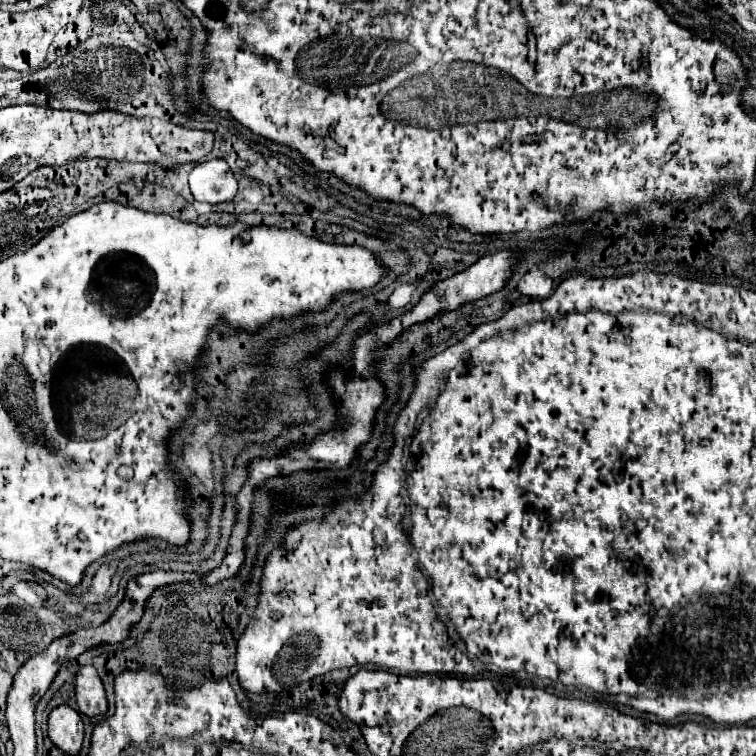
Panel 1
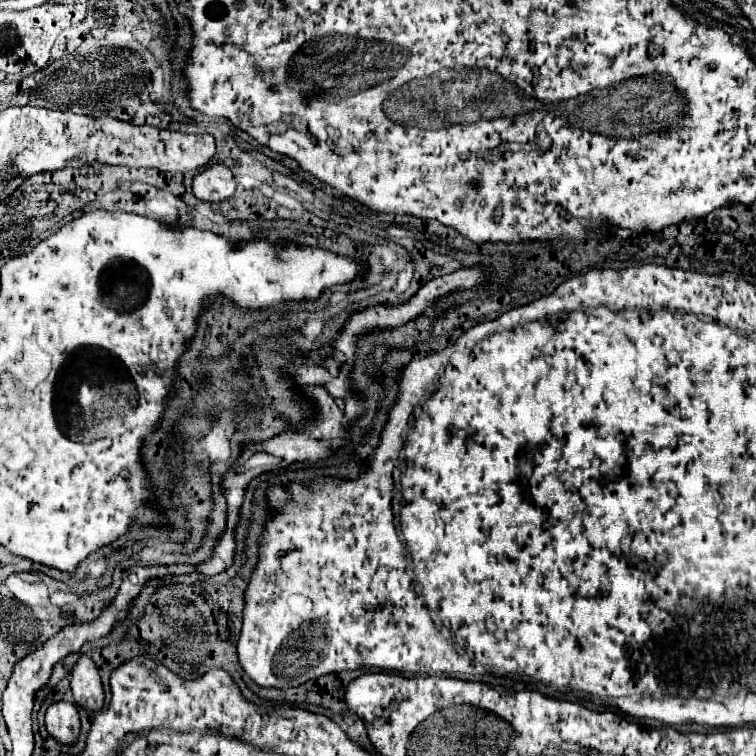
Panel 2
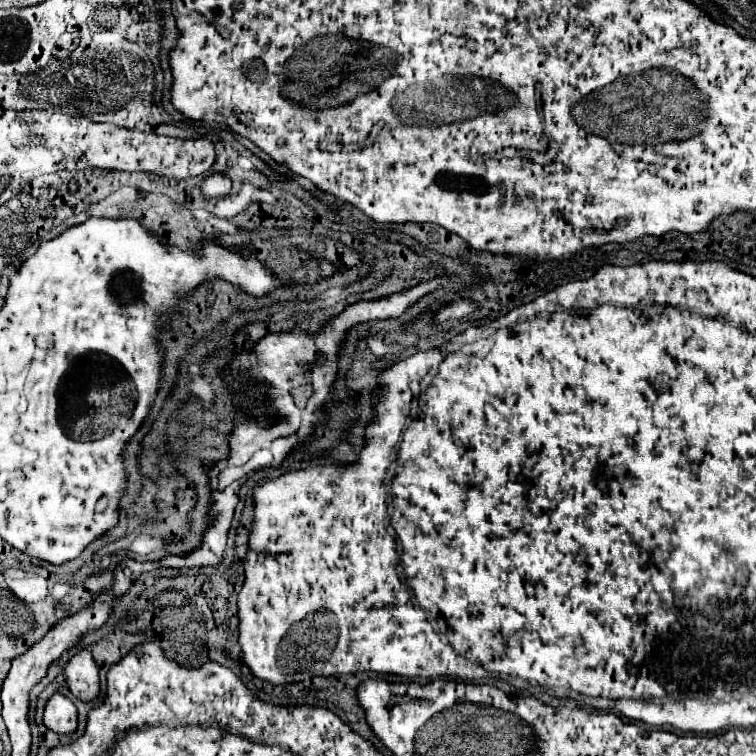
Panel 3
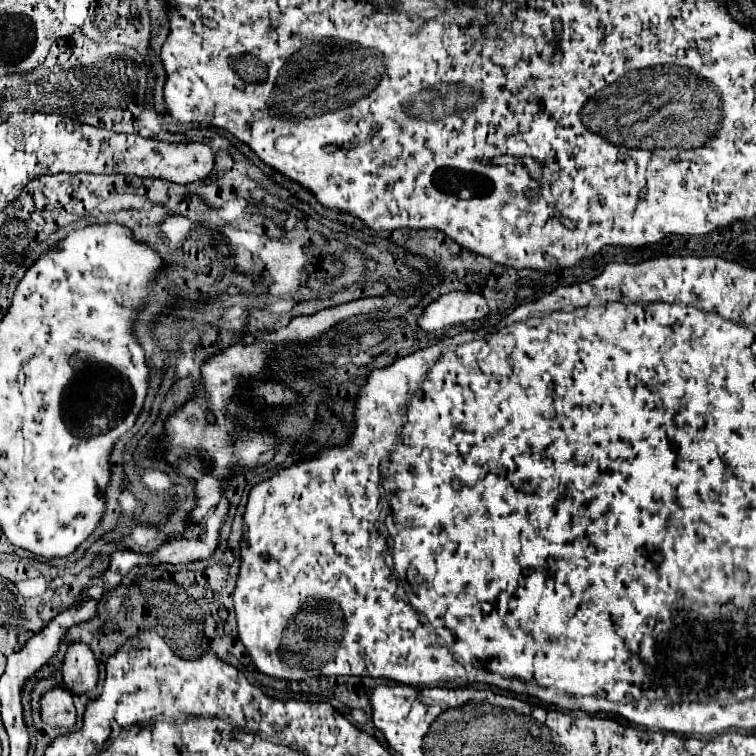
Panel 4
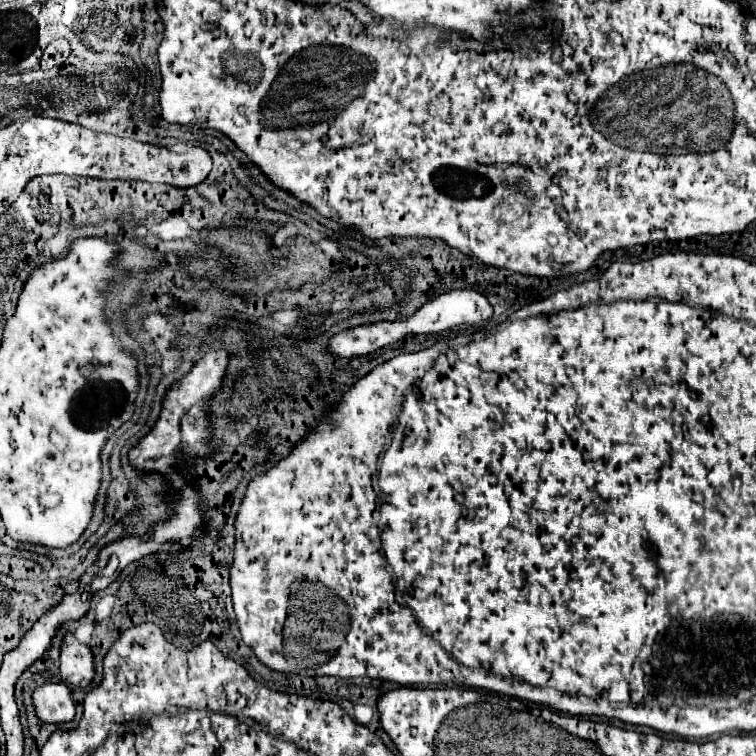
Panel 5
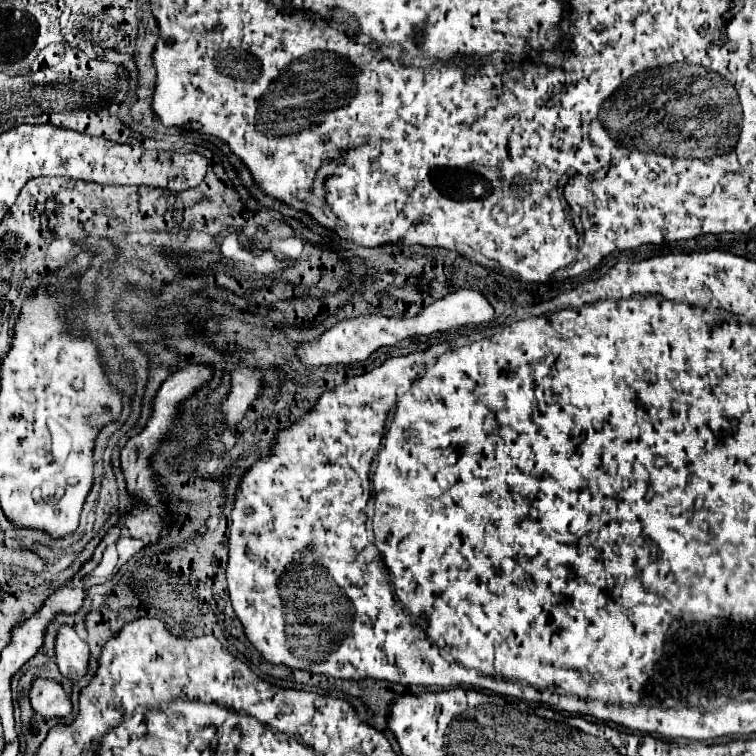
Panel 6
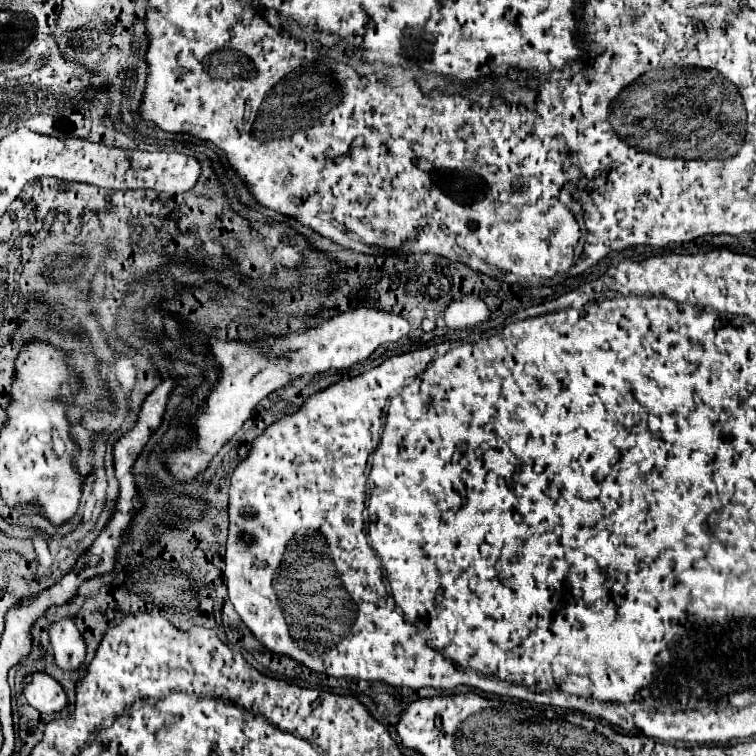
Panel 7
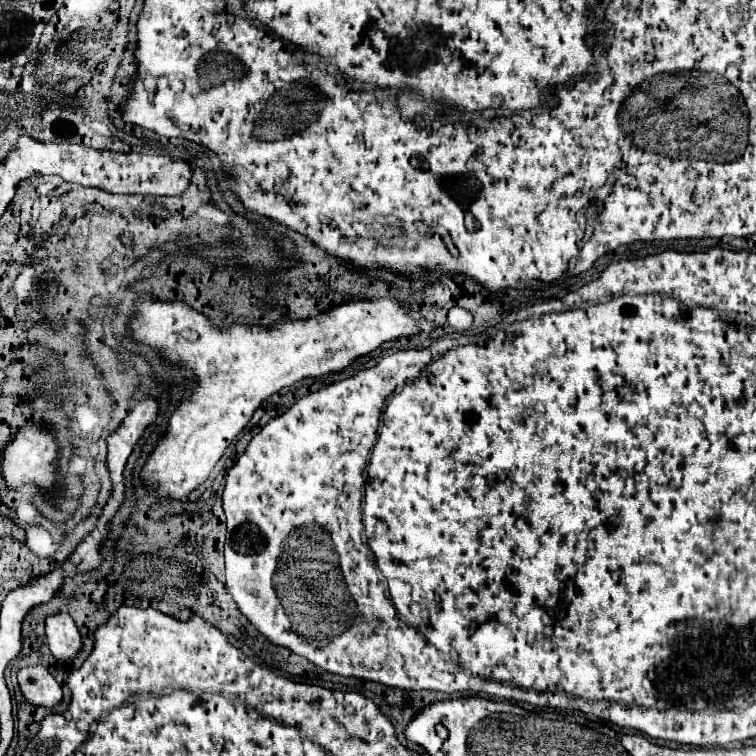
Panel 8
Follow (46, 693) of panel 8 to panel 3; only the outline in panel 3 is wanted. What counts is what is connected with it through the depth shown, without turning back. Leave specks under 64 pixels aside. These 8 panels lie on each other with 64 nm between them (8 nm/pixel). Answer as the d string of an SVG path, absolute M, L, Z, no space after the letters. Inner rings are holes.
M54 694L44 710L44 726L56 734L76 732L78 714L74 702L62 694Z

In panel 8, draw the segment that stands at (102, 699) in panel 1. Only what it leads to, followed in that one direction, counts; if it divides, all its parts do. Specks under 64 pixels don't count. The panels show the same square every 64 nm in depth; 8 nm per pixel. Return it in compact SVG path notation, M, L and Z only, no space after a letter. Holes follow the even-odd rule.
M58 614L46 620L46 640L54 658L62 662L70 662L82 648L82 636L70 614Z

